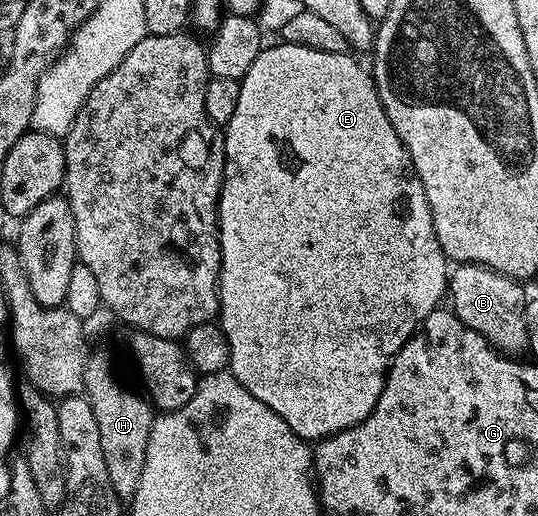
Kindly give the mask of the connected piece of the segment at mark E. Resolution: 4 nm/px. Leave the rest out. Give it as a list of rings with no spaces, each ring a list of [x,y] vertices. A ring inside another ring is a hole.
[[[276,42],[276,47],[264,46],[263,52],[249,65],[249,73],[239,80],[237,109],[225,124],[223,148],[223,188],[219,190],[219,314],[217,322],[225,333],[231,358],[232,375],[257,397],[297,437],[305,441],[327,439],[339,431],[356,427],[373,413],[377,397],[387,380],[387,372],[400,349],[419,330],[419,324],[444,302],[449,291],[449,260],[443,254],[433,229],[433,217],[425,189],[411,163],[409,153],[393,129],[393,121],[381,105],[372,72],[358,63],[354,54],[322,52],[305,45]]]

